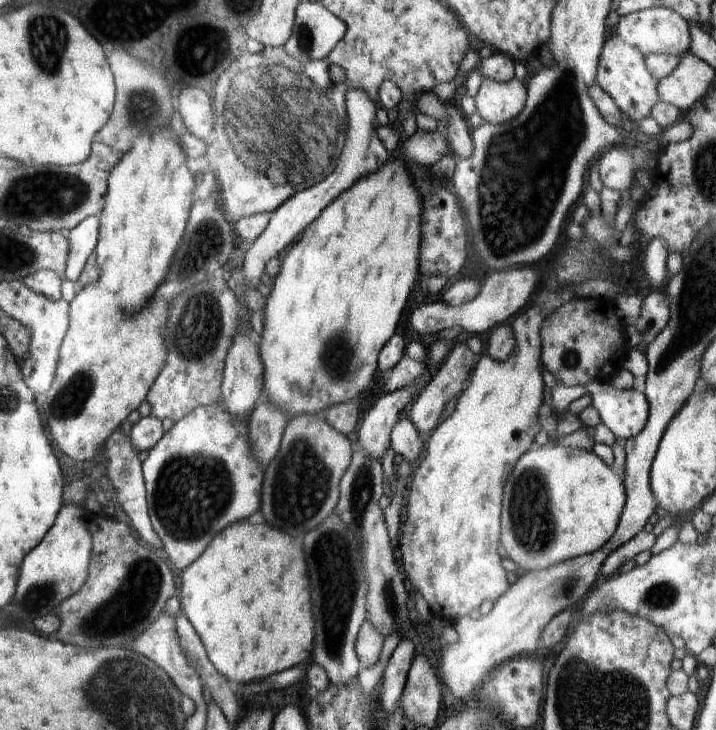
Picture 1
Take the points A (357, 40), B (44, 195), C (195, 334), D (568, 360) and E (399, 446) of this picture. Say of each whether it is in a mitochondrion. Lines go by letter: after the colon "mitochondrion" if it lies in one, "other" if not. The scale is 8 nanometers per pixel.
A: other
B: mitochondrion
C: mitochondrion
D: mitochondrion
E: other

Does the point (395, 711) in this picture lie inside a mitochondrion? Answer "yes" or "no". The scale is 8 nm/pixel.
no

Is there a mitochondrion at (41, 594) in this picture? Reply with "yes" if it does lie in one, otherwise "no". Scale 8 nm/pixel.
yes

